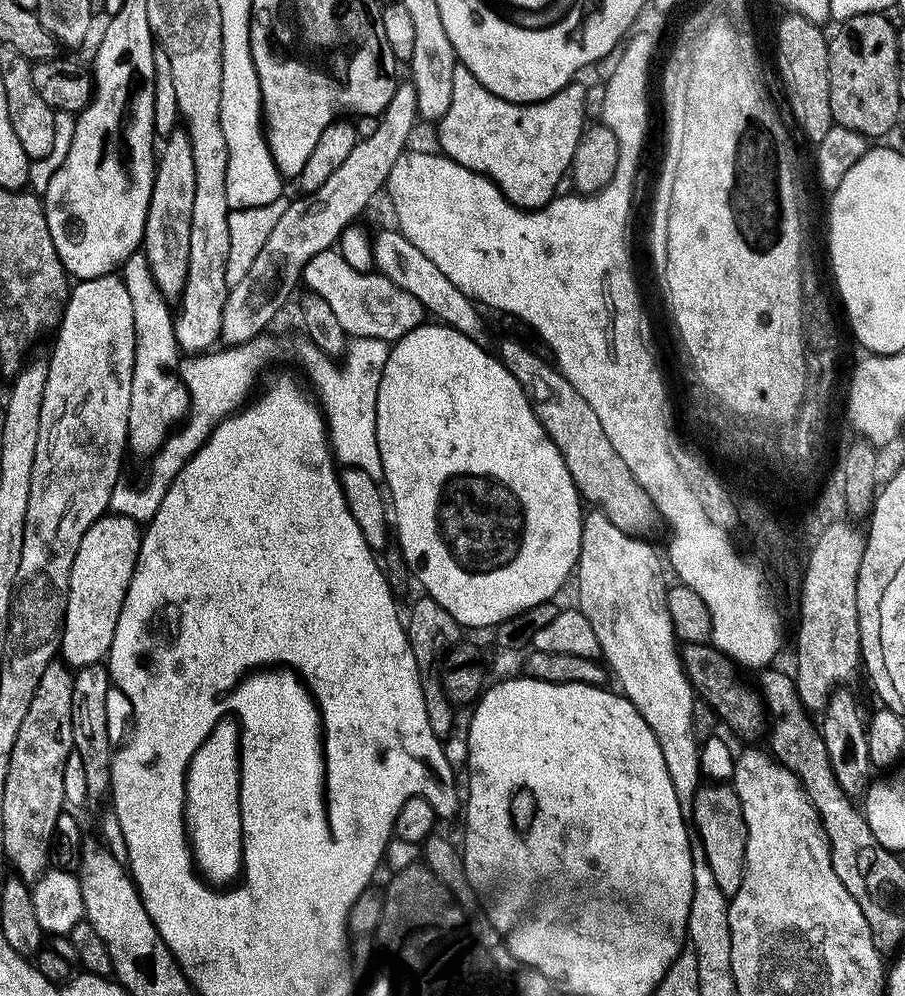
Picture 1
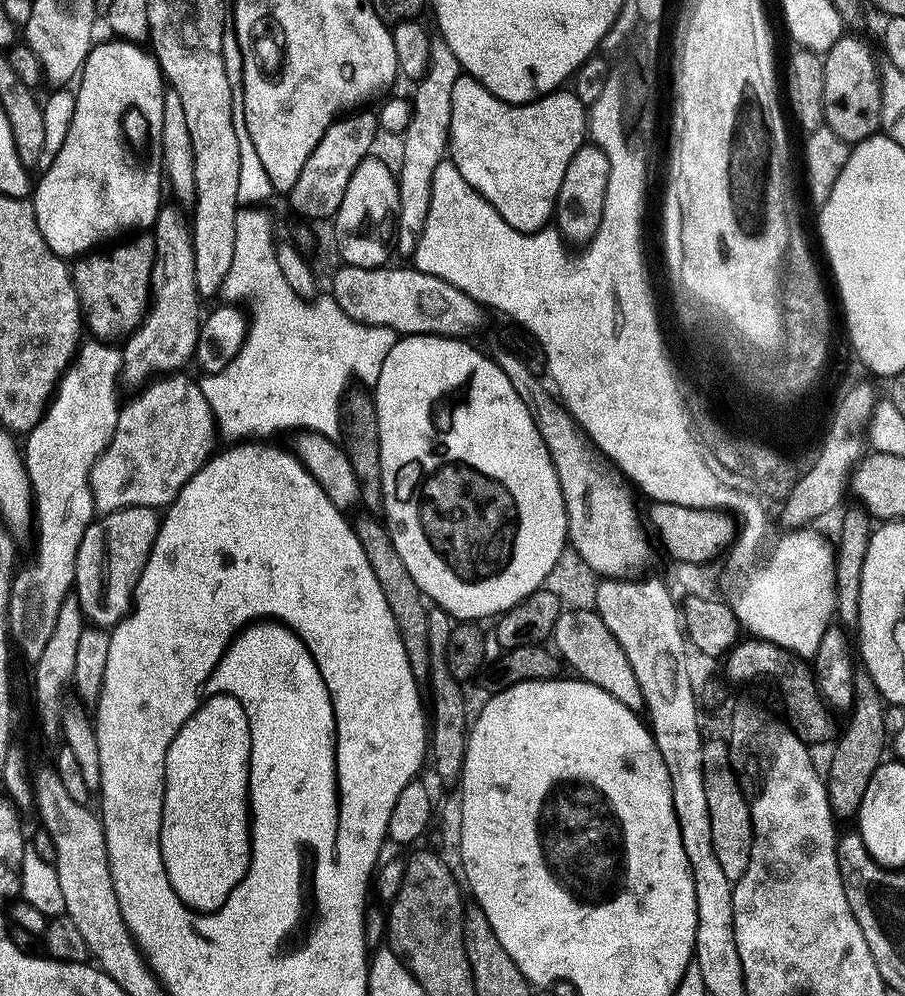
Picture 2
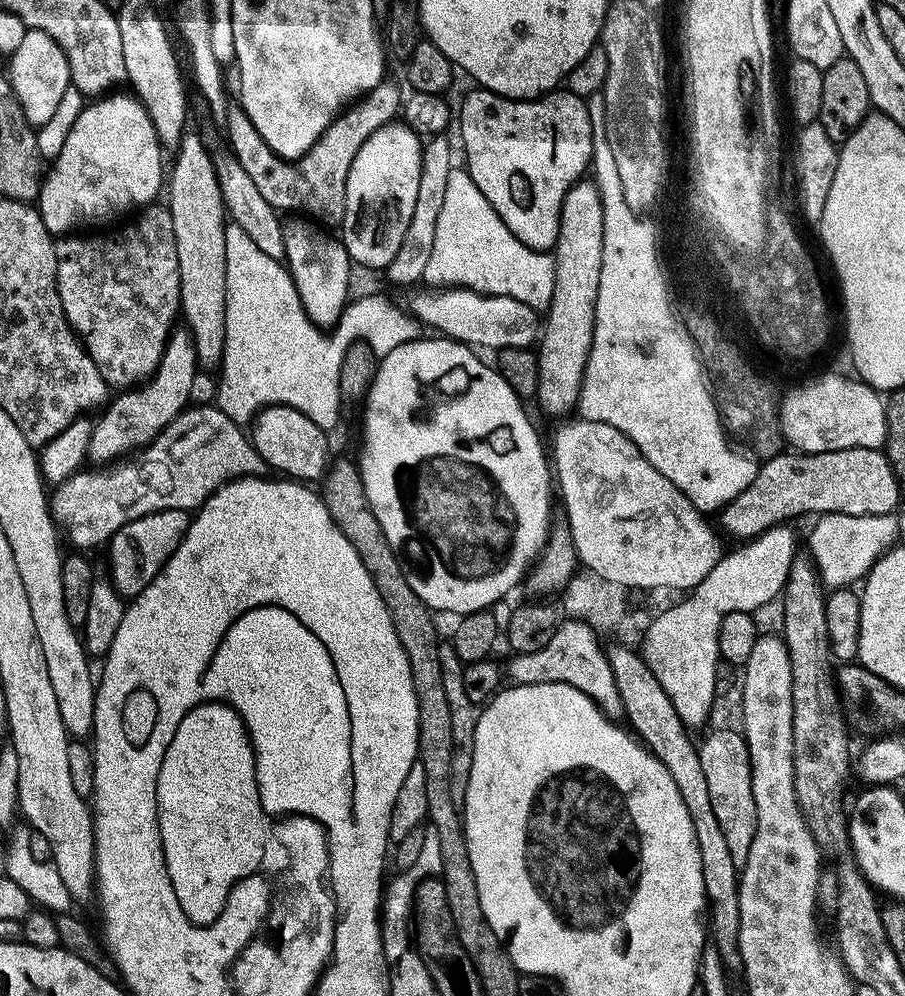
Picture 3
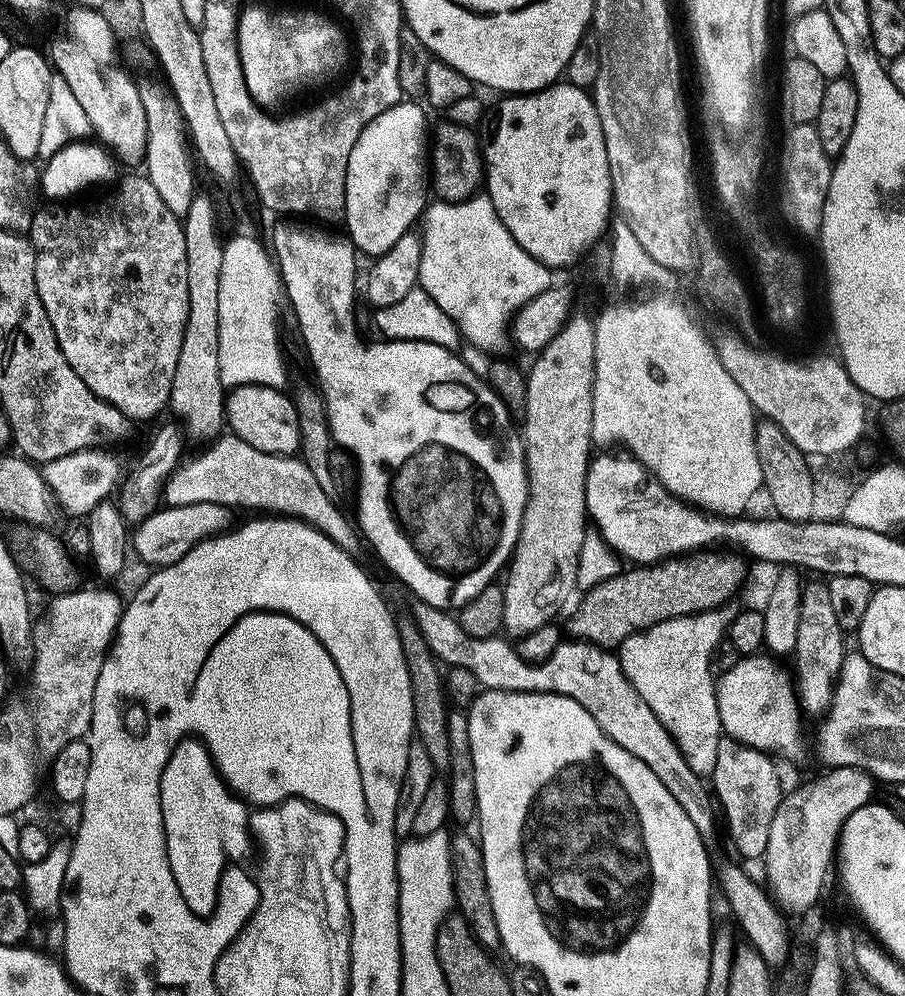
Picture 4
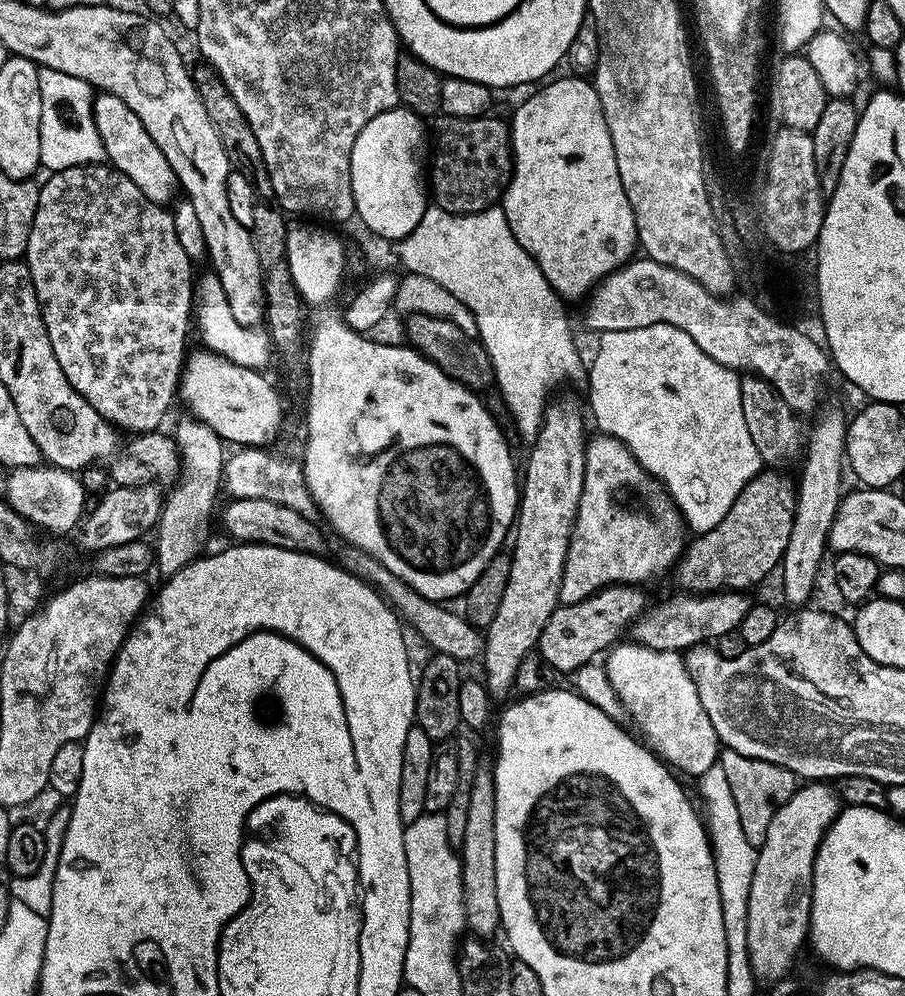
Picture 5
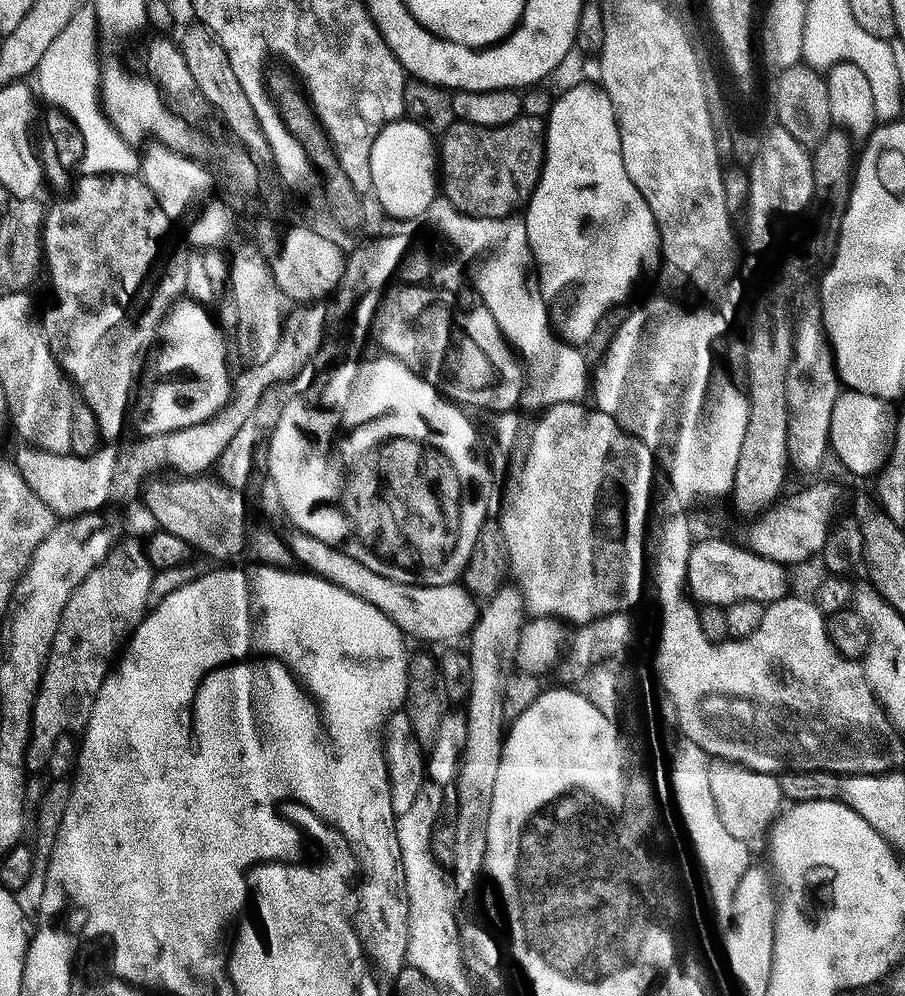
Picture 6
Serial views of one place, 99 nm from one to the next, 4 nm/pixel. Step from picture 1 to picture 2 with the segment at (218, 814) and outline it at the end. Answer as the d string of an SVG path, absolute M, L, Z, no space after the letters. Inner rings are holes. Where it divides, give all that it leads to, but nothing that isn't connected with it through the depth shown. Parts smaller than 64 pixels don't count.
M216 695L207 700L188 719L170 750L167 752L166 778L162 785L162 809L160 812L160 845L163 850L163 861L166 862L168 880L175 893L178 894L180 904L199 915L208 915L217 912L226 904L230 894L241 884L249 866L252 864L251 839L251 804L249 802L250 768L252 766L253 732L246 710L236 698L230 695Z

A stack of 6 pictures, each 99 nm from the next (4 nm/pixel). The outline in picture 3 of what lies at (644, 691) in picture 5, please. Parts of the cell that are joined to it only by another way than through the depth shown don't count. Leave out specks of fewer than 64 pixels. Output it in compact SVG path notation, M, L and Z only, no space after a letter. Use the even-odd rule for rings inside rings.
M777 526L762 534L756 540L747 541L737 552L725 555L718 562L718 566L697 588L690 592L681 604L673 606L669 612L664 612L660 617L653 619L649 630L644 635L642 655L648 664L648 669L658 678L662 690L674 702L674 710L682 718L682 722L689 729L700 728L712 716L712 707L716 704L716 675L722 669L720 659L720 627L724 617L735 612L759 613L759 608L779 601L785 595L785 588L791 576L791 566L796 560L796 532L792 526Z

